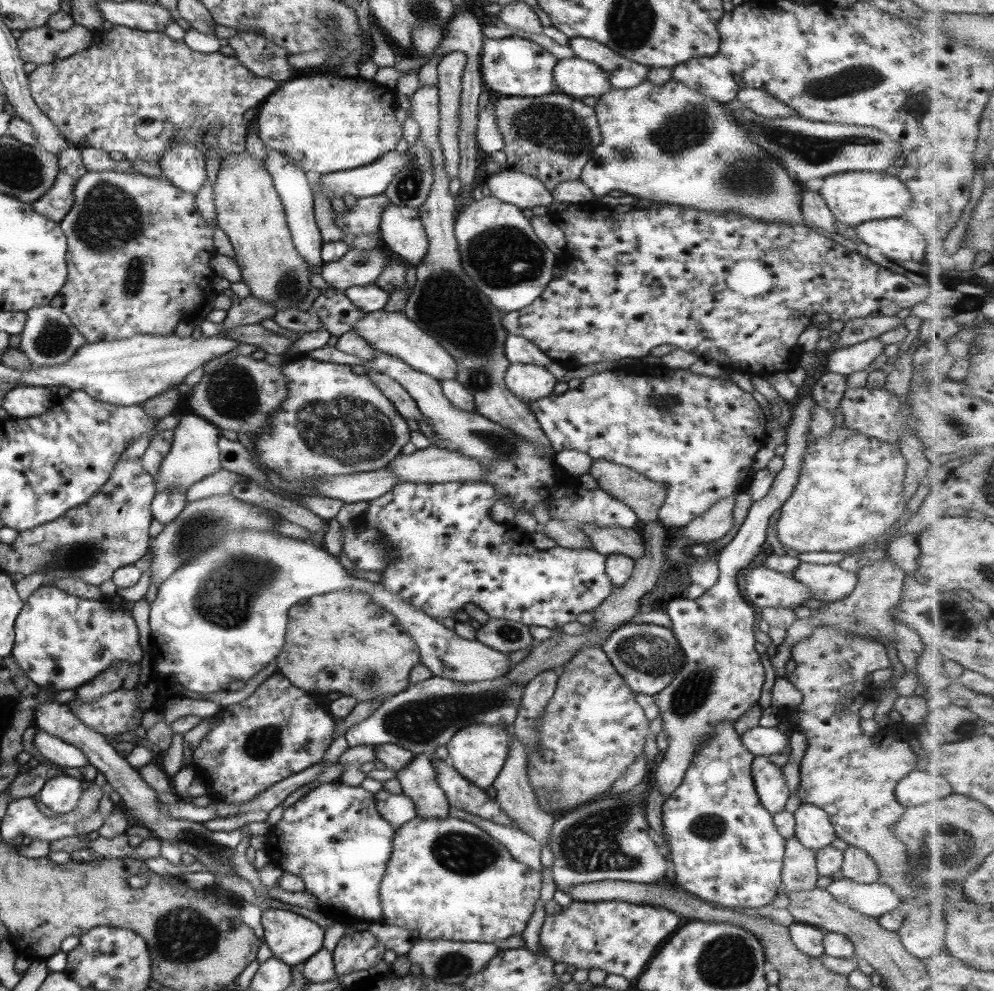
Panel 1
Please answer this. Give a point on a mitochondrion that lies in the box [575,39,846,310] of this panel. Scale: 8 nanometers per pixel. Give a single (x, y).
(688, 127)

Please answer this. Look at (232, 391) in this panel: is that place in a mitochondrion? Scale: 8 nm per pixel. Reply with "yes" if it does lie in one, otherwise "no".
yes

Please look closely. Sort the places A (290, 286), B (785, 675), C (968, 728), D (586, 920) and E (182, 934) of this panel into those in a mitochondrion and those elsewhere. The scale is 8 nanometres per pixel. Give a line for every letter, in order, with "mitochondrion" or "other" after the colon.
A: mitochondrion
B: other
C: mitochondrion
D: other
E: mitochondrion

